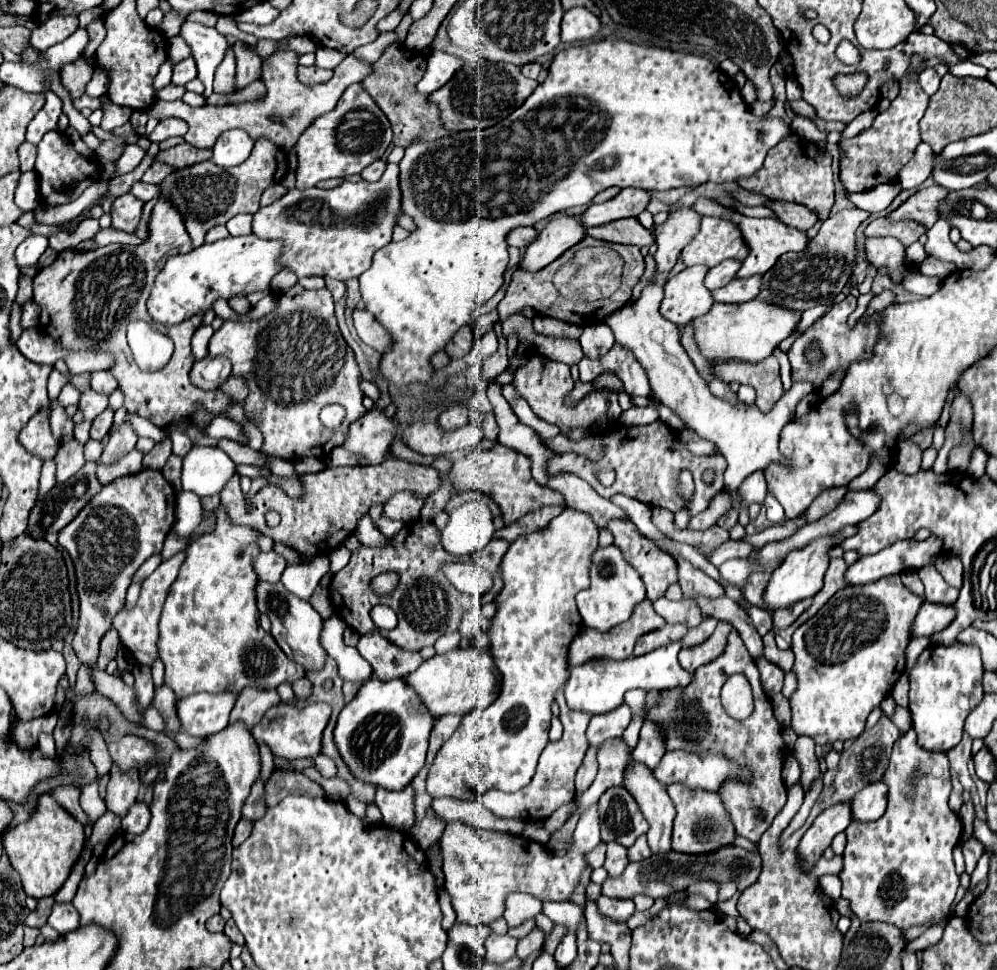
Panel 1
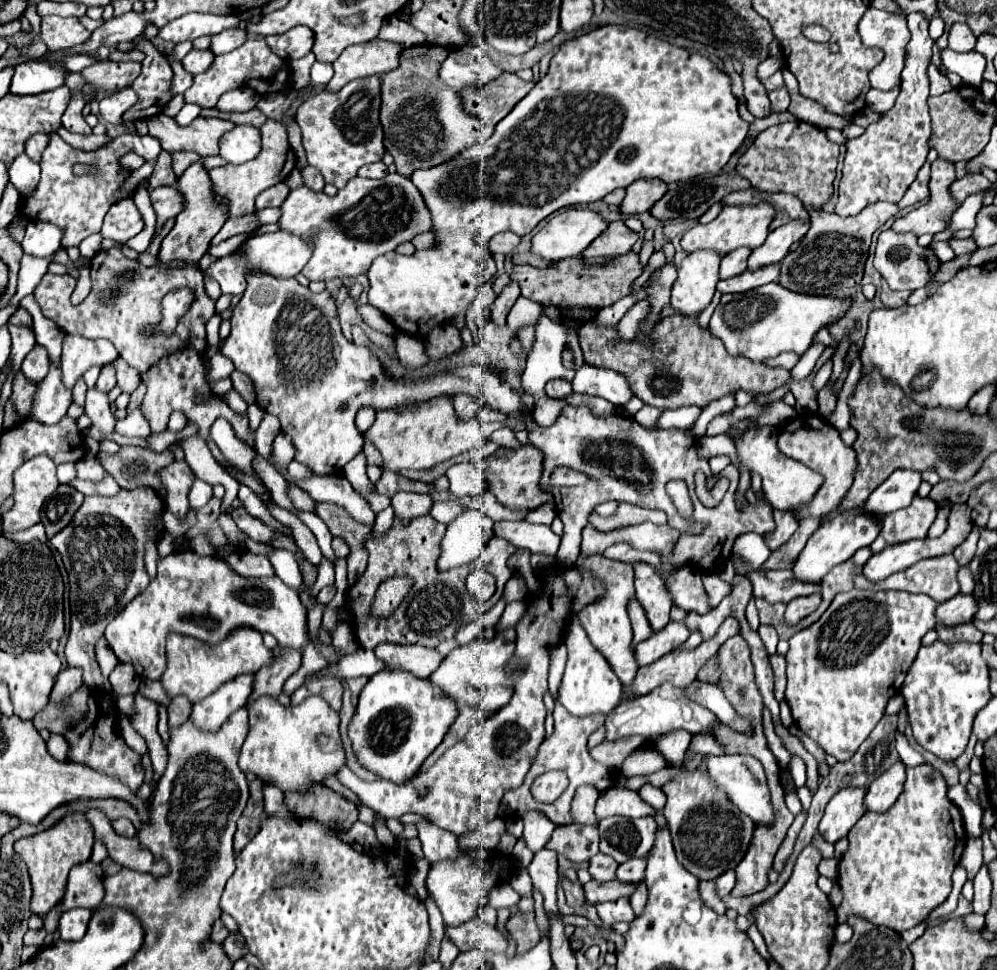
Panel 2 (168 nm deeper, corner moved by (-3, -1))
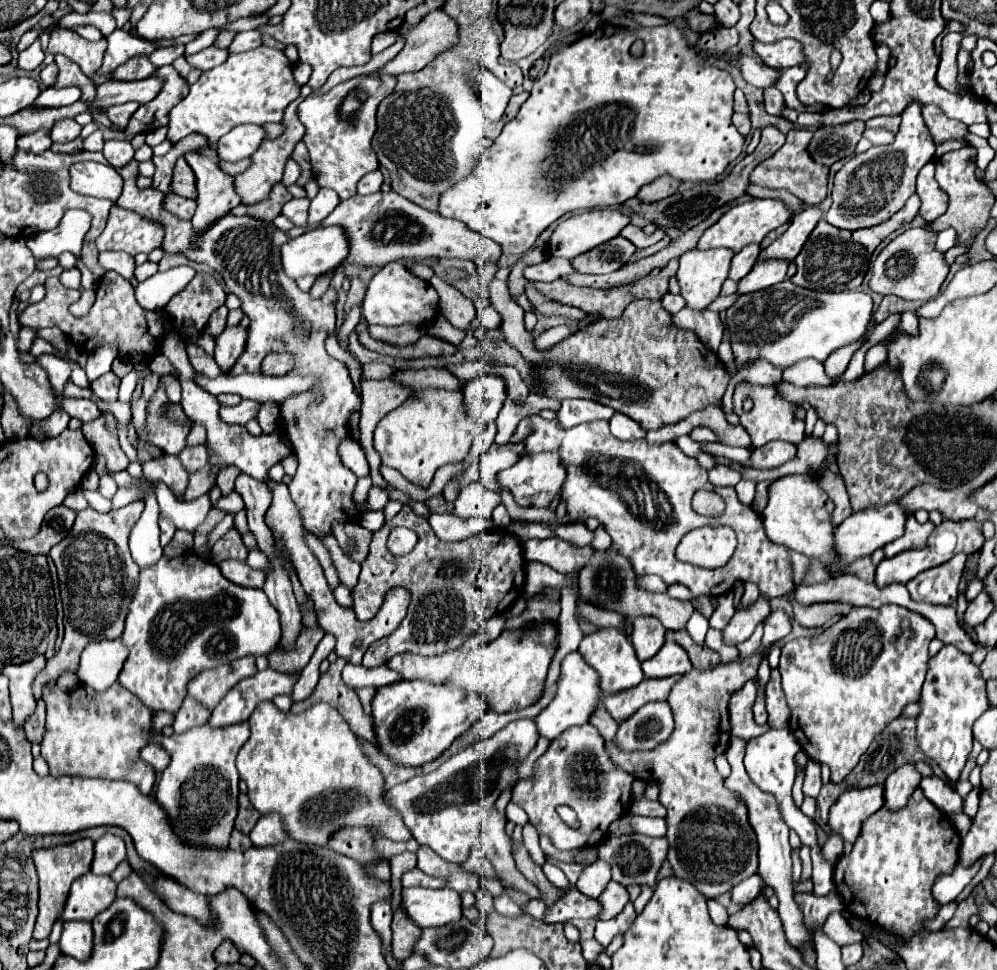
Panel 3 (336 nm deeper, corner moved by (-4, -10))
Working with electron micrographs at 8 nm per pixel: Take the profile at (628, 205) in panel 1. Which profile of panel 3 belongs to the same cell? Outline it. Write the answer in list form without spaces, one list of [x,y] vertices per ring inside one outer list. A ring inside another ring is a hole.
[[[660,177],[648,185],[644,185],[640,191],[638,191],[638,199],[650,203],[650,201],[660,201],[672,193],[676,193],[680,181],[674,179],[674,177]]]

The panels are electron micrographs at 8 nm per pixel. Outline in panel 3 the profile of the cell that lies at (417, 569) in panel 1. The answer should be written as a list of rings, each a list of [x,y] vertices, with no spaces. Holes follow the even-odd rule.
[[[404,505],[402,511],[386,521],[386,525],[372,537],[370,553],[362,563],[360,581],[352,591],[352,609],[360,621],[374,619],[386,593],[394,587],[404,587],[410,591],[408,615],[392,635],[368,647],[362,665],[384,665],[398,653],[420,653],[428,657],[458,649],[494,613],[504,613],[510,609],[524,585],[524,575],[522,543],[508,529],[500,527],[460,543],[442,543],[434,535],[428,519],[418,517],[408,505]],[[398,525],[410,527],[418,535],[418,543],[412,553],[402,557],[392,555],[386,547],[388,533]]]

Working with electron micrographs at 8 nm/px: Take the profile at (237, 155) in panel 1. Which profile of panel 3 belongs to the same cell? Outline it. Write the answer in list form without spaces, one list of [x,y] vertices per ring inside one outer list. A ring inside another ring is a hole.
[[[256,123],[238,125],[218,141],[216,145],[218,157],[222,161],[246,159],[260,147],[264,137],[266,137],[266,131],[262,125],[256,125]]]

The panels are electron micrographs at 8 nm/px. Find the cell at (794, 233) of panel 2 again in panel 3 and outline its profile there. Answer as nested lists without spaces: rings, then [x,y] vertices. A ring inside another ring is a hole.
[[[804,207],[802,211],[794,213],[786,233],[780,235],[768,249],[764,249],[760,253],[760,257],[762,259],[766,259],[766,257],[768,259],[770,257],[794,259],[822,217],[824,217],[824,213],[820,211],[820,207]]]

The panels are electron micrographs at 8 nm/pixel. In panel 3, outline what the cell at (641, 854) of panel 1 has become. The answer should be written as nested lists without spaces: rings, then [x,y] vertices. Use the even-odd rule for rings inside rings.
[[[610,881],[608,887],[604,889],[604,893],[600,895],[598,903],[600,903],[602,911],[600,911],[600,915],[598,915],[596,919],[604,919],[604,921],[606,921],[606,919],[612,919],[612,917],[616,917],[616,915],[624,909],[624,905],[628,903],[628,891],[626,891],[624,887],[620,887],[620,883]]]

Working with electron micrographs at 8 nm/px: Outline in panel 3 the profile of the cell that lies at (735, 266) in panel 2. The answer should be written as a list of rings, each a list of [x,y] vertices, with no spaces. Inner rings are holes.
[[[756,243],[746,245],[740,253],[734,255],[734,259],[732,259],[732,267],[730,267],[730,275],[728,275],[728,277],[740,281],[744,275],[748,275],[750,269],[754,267],[756,259],[758,259],[758,253],[760,253],[760,247],[758,247]]]

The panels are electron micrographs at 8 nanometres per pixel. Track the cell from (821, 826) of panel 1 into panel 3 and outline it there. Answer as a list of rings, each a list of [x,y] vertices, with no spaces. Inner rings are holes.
[[[884,785],[850,789],[840,795],[830,811],[830,827],[844,841],[854,843],[862,823],[884,805]]]

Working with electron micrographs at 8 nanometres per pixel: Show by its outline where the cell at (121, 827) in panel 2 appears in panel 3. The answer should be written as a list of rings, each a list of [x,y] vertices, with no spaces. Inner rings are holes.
[[[102,835],[94,845],[94,861],[92,861],[92,873],[96,875],[110,875],[120,861],[126,857],[126,845],[116,835]]]

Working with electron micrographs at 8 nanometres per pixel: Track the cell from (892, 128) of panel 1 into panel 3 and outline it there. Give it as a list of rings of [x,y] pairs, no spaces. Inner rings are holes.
[[[912,103],[902,113],[902,125],[892,145],[872,147],[862,155],[854,155],[836,175],[832,189],[832,207],[826,213],[826,221],[838,229],[866,229],[888,221],[898,209],[904,207],[908,197],[916,193],[918,171],[934,157],[934,141],[928,133],[920,103]]]

